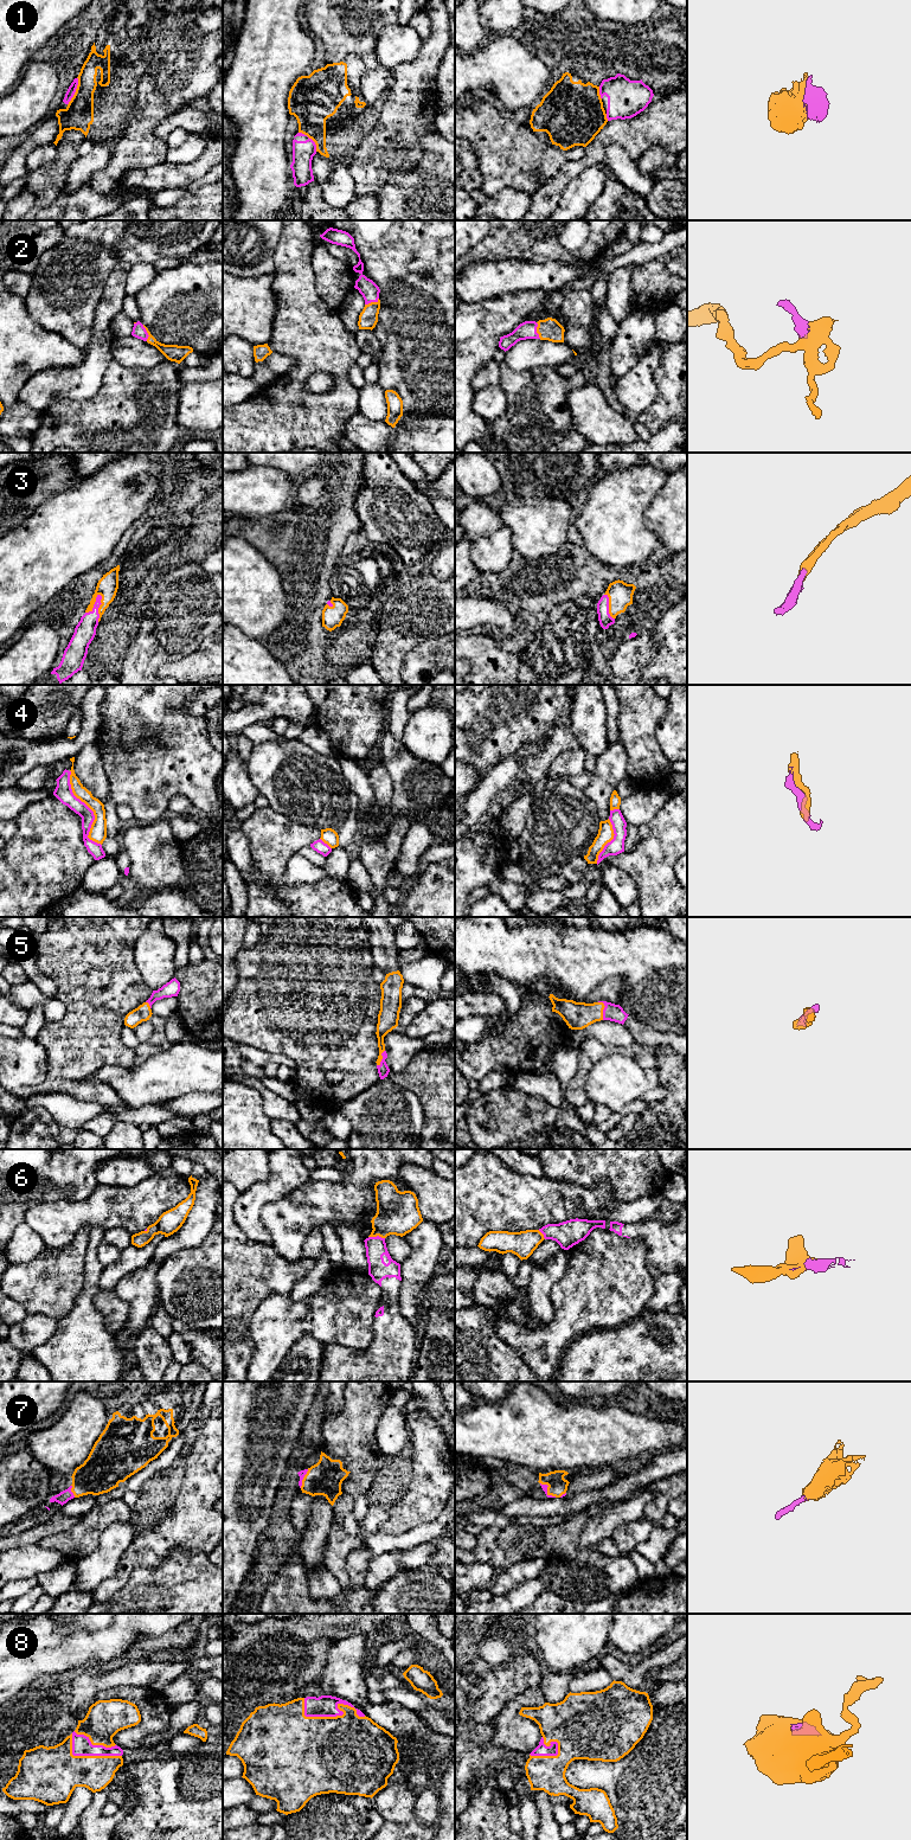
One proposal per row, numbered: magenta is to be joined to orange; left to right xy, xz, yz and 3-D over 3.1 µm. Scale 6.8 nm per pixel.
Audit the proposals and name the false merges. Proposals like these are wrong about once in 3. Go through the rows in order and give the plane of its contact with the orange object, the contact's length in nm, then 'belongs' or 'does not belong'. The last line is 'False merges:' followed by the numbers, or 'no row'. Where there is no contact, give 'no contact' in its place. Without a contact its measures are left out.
1: xy | 200 nm | does not belong
2: xy | 120 nm | belongs
3: xy | 190 nm | belongs
4: xy | 550 nm | does not belong
5: yz | 130 nm | belongs
6: xz | 110 nm | belongs
7: xz | 140 nm | belongs
8: xz | 440 nm | belongs
False merges: 1, 4

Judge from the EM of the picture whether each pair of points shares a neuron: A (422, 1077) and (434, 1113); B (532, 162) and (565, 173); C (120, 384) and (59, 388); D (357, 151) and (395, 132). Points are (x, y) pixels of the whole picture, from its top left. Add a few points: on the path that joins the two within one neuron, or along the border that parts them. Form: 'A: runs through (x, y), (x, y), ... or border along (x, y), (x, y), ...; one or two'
A: runs through (430, 1085), (434, 1089), (434, 1104); one
B: border along (566, 160), (538, 190); two
C: border along (113, 360), (100, 389), (91, 397), (76, 401); two
D: runs through (366, 141), (377, 141), (385, 134); one

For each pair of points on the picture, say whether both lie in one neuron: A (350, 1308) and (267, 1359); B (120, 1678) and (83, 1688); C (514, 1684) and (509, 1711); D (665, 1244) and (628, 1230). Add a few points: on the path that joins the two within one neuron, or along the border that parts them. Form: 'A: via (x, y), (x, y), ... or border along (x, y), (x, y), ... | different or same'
A: via (328, 1315), (312, 1315), (286, 1338) | same
B: via (110, 1679), (92, 1684) | same
C: border along (537, 1686), (528, 1687), (509, 1699), (493, 1718) | different
D: via (655, 1235), (650, 1230), (637, 1230) | same

